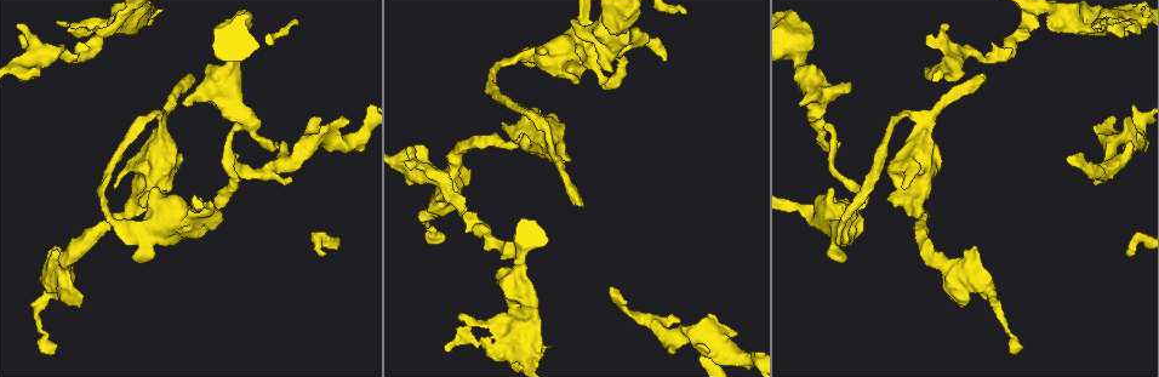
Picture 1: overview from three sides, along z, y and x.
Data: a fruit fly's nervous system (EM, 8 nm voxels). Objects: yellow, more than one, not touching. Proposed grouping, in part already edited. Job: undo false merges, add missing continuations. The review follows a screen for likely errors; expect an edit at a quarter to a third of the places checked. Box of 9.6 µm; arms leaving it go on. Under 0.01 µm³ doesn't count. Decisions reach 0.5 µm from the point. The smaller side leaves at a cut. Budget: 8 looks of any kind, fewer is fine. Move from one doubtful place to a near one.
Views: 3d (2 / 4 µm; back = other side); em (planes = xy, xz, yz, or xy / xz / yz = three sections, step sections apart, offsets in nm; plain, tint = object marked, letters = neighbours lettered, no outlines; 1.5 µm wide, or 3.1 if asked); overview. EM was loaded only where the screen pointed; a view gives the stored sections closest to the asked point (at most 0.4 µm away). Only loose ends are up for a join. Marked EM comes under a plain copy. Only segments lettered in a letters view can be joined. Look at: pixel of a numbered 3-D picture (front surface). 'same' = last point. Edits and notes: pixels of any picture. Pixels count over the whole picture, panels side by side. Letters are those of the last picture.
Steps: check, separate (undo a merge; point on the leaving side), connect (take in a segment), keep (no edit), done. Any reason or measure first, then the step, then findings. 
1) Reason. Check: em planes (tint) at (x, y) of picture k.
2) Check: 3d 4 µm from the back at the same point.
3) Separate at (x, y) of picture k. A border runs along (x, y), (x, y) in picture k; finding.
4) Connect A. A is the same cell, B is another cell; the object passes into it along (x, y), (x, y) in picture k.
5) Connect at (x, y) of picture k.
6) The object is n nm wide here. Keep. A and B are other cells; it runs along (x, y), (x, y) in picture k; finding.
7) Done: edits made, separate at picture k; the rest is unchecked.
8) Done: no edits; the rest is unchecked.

An open end. Check: 3d 2 µm at (582, 204) of picture 1.

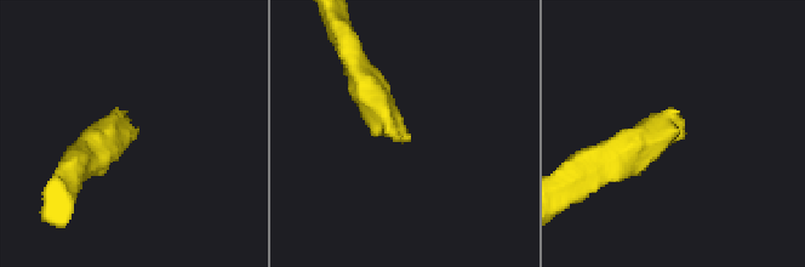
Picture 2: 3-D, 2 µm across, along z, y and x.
Check: em yz step 8 (letters) at (137, 130) of picture 2.

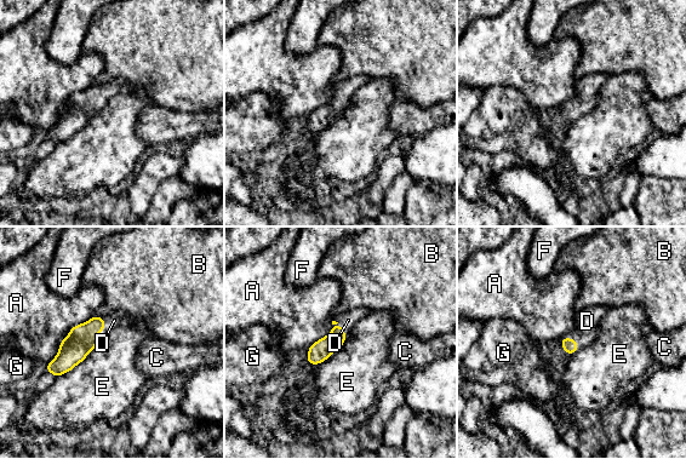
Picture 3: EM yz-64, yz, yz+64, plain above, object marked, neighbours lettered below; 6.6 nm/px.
The longest contact is with A, 460 nm. Connect D. D is the same cell, A, B, C, E, F and G are other cells; it goes on there.

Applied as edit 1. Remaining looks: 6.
See it whole again. Check: overview.

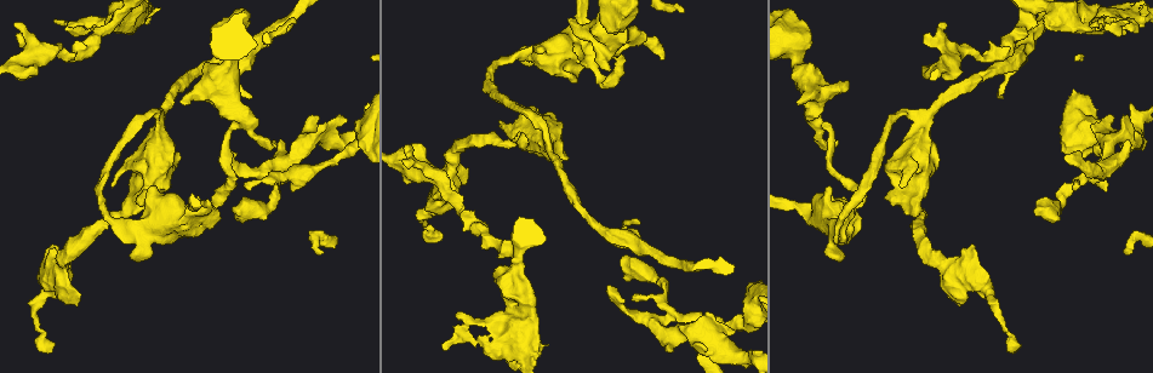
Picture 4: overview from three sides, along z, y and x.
Thin neck. Check: 3d 4 µm from the back at (455, 204) of picture 4.

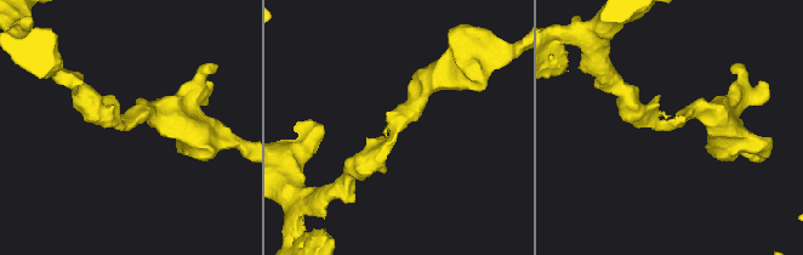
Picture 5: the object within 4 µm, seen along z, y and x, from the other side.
The arms are 220, 320 nm wide. Check: em planes (letters) at (394, 129) of picture 5.

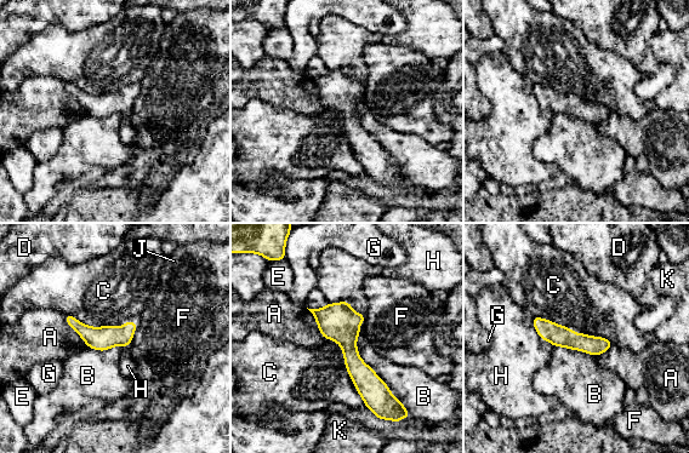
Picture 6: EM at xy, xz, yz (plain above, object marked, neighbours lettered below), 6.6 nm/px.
Keep. A, B, C, D, E, F, G, H, J and K are other cells; a border runs along (360, 332), (358, 355), (402, 403) in picture 6; all the same neuron.

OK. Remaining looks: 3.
Tapers out. Check: 3d 2 µm from the back at (56, 22) of picture 4.

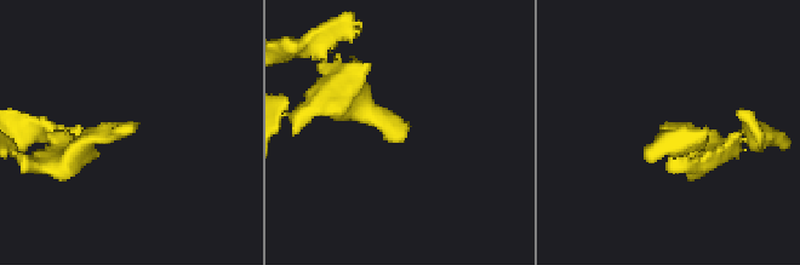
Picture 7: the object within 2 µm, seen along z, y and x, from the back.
Check: em planes (letters) at (661, 126) of picture 7.

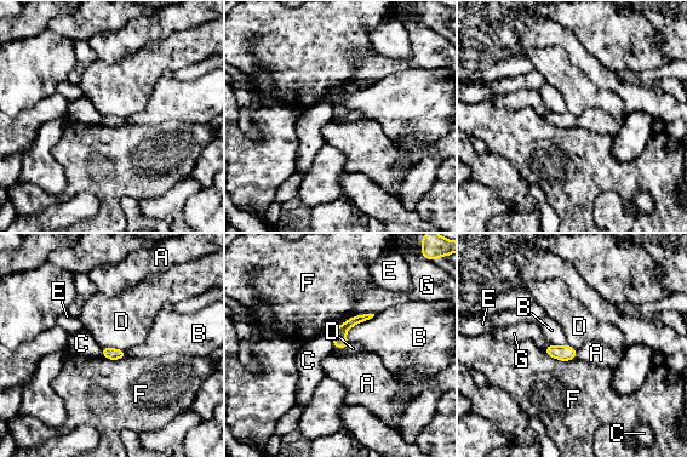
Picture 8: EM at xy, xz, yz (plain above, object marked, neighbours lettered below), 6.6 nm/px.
Keep. A, B, C, D, E, F and G are other cells; it runs along (366, 316), (351, 321), (337, 344) in picture 8; no lettered segment goes on from it.

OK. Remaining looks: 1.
Done: edits made, connect at picture 3; the rest is unchecked.

